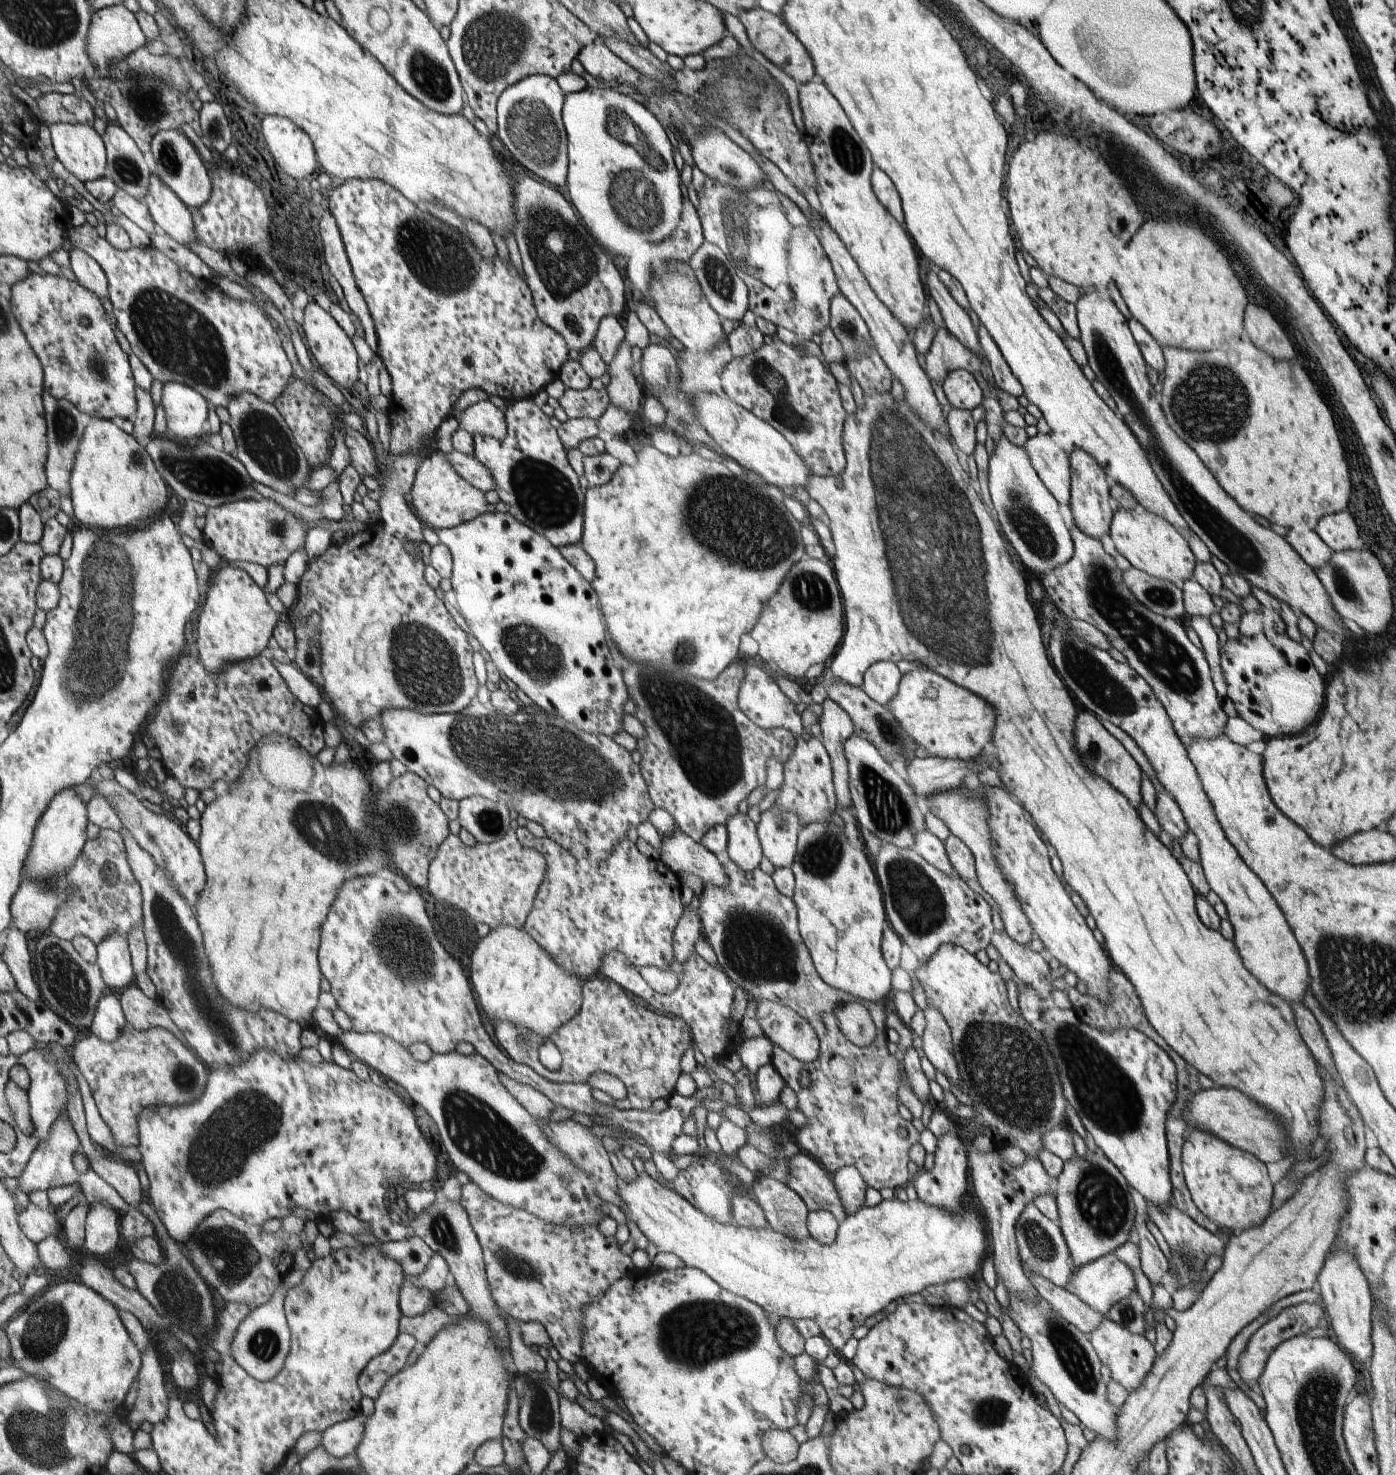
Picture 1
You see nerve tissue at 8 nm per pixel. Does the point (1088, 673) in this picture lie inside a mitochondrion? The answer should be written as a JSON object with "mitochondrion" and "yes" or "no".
{"mitochondrion":"yes"}

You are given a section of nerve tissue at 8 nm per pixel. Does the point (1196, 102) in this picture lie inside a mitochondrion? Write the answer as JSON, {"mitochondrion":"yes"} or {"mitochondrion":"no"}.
{"mitochondrion":"no"}

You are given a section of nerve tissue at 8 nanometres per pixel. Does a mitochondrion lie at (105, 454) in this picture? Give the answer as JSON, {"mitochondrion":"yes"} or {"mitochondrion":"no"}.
{"mitochondrion":"no"}

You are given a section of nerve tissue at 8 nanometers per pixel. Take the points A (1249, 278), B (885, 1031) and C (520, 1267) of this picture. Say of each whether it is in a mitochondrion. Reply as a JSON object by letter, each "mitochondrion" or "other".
{"A":"other","B":"other","C":"mitochondrion"}

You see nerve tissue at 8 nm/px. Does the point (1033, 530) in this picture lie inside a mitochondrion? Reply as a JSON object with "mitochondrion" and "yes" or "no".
{"mitochondrion":"yes"}

